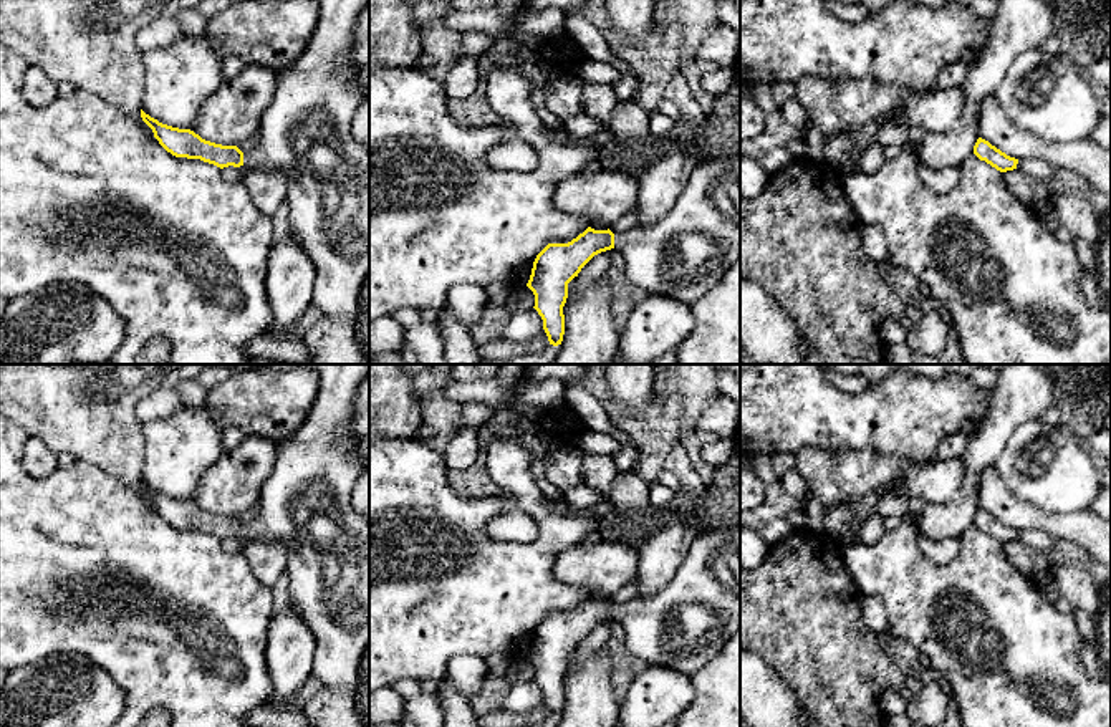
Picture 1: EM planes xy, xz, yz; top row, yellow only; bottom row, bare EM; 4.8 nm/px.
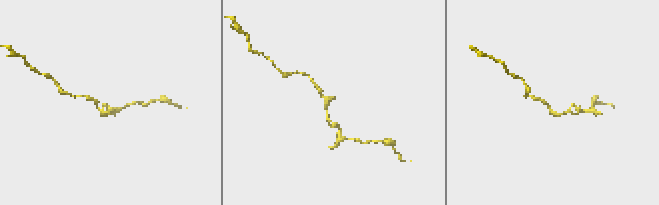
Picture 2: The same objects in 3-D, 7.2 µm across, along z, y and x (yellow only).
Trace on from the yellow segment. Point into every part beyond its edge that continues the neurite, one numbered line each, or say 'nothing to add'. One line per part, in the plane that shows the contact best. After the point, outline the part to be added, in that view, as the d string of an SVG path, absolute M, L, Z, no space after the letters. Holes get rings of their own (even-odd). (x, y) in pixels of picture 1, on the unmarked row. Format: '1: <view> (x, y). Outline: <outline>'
1: xy (305, 504). Outline: M298 364L318 374L320 389L303 426L278 442L273 469L262 485L258 515L243 523L247 540L278 542L286 548L290 606L313 633L316 648L311 676L323 687L356 691L359 662L369 646L369 522L353 507L351 493L366 470L358 452L359 442L343 436L356 388L369 373L369 364Z

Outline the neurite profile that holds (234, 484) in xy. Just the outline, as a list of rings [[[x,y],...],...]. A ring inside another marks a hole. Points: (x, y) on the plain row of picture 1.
[[[250,436],[233,450],[222,452],[202,475],[192,502],[222,517],[238,517],[257,505],[262,485],[273,469],[277,447],[278,442],[272,439]]]

